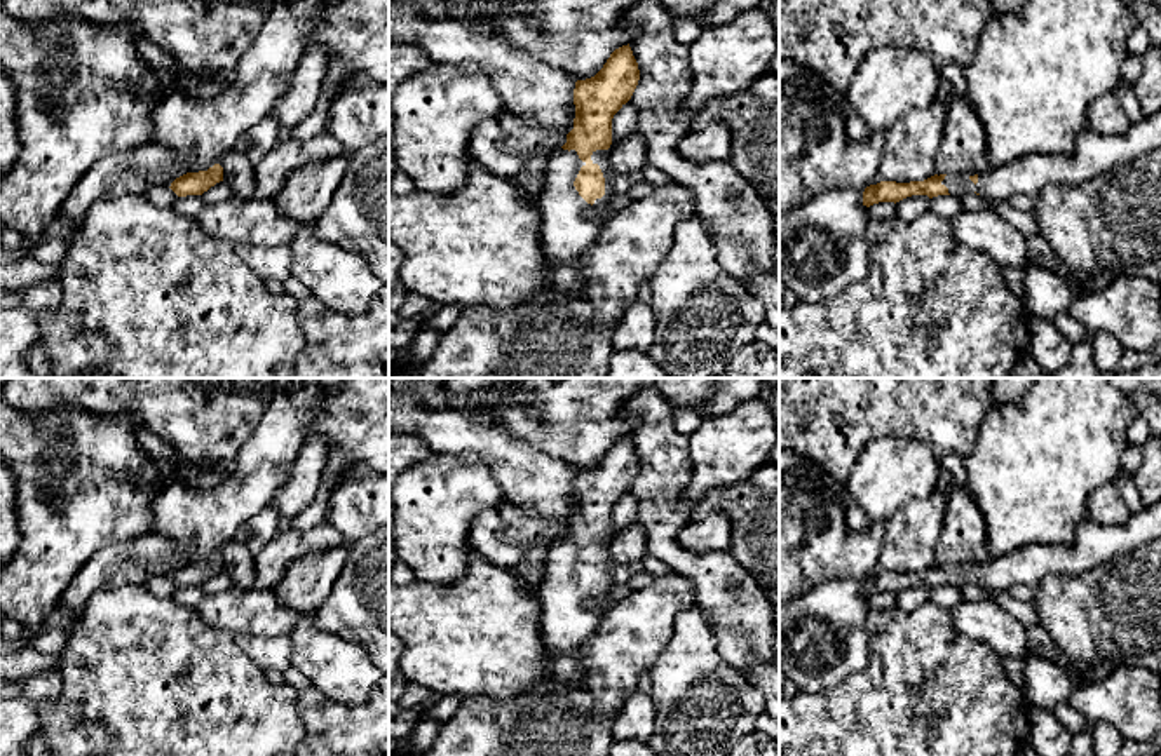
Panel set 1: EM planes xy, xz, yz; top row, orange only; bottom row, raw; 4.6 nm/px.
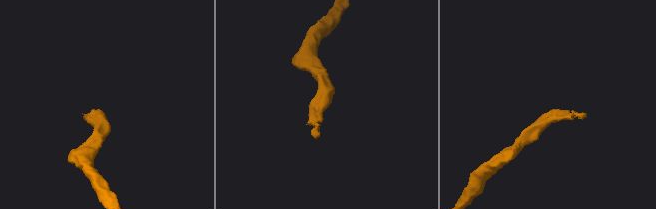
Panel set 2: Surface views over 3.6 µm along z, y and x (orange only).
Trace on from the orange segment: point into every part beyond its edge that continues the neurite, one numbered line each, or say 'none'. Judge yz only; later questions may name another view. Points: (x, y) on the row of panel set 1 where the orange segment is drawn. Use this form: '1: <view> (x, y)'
1: yz (1093, 154)

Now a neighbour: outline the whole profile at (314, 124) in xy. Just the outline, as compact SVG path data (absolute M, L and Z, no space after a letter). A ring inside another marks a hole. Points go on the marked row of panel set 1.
M331 59L329 68L322 80L322 91L316 103L314 111L293 131L293 138L298 141L309 141L326 132L329 118L329 105L335 99L336 85L345 78L345 63L342 59Z

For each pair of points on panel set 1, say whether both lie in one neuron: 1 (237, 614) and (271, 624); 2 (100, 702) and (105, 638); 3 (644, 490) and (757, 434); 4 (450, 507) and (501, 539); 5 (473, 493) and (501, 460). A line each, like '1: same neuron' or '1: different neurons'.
1: same neuron
2: same neuron
3: different neurons
4: different neurons
5: different neurons

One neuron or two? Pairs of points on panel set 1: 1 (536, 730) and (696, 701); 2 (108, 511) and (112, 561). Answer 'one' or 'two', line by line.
1: two
2: two

